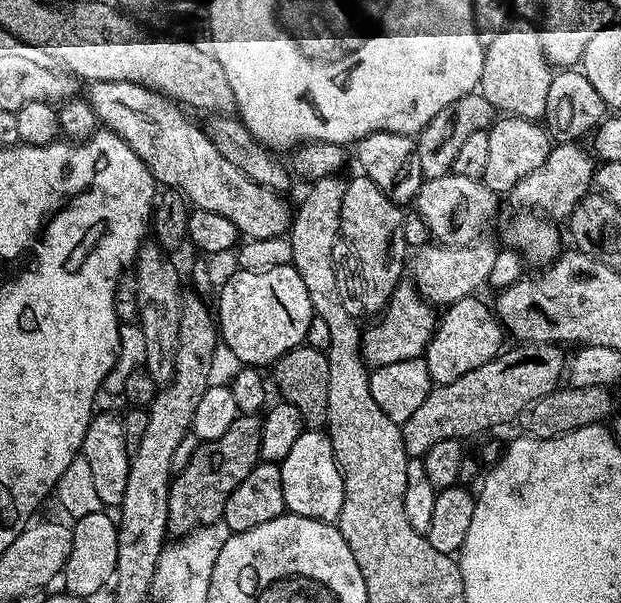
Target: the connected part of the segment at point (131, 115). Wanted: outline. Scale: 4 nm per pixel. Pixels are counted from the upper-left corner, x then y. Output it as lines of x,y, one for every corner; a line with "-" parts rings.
92,82
87,88
86,99
97,121
121,136
146,162
157,185
180,192
193,209
211,210
230,218
237,233
250,240
282,236
291,229
294,212
285,197
252,181
229,159
222,158
203,127
191,124
173,101
134,82

